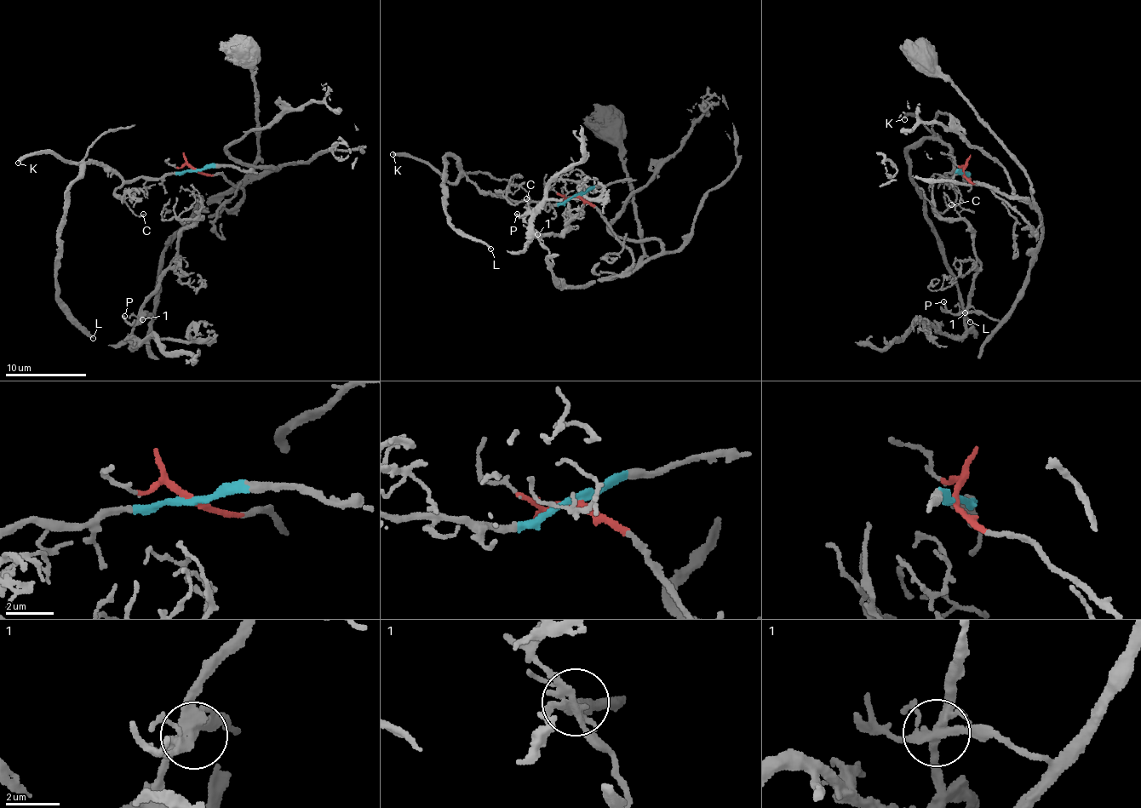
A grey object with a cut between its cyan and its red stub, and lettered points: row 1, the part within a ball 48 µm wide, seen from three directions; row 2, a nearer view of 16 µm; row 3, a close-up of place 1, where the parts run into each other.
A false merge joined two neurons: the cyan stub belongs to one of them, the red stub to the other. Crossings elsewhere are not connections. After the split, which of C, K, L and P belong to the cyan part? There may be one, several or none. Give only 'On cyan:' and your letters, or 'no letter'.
On cyan: C, K, L

